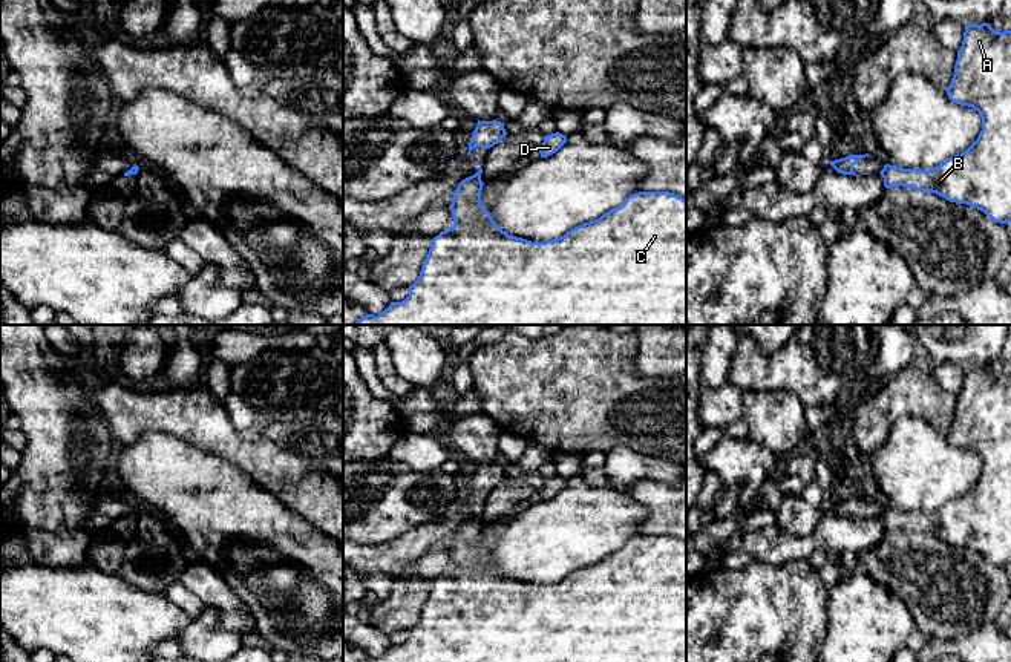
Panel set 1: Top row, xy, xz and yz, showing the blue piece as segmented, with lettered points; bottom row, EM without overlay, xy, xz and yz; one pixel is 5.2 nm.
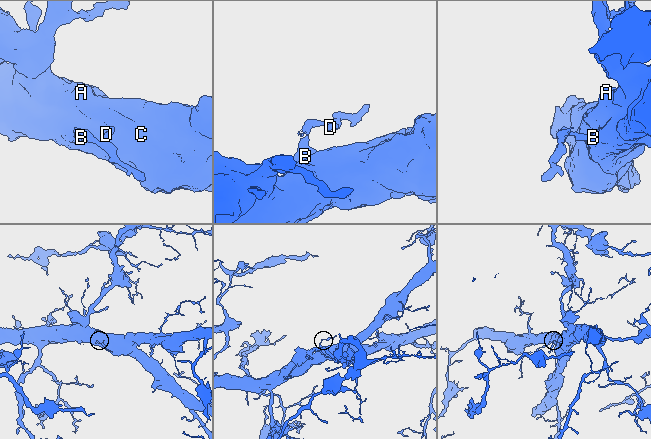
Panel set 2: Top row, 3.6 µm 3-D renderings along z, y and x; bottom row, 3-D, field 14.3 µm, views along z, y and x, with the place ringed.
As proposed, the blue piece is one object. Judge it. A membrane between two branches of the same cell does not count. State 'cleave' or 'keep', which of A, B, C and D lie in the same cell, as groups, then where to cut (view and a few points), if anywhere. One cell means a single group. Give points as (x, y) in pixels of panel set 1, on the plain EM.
cleave; groups A B C / D; cut xz (472, 518), (480, 521)

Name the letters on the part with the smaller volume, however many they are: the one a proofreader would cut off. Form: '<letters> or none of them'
D

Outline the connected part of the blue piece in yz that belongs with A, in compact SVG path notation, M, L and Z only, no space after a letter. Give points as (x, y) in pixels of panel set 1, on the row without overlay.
M990 366L967 368L954 418L945 434L953 446L980 457L977 483L960 498L930 513L885 507L881 513L884 529L931 535L950 546L971 549L994 565L1011 565L1011 374L996 375Z

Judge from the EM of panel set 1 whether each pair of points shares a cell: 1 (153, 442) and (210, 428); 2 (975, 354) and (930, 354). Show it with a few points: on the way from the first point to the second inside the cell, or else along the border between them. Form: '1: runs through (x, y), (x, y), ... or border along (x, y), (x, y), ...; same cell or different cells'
1: border along (138, 437), (147, 431), (164, 431), (209, 451); different cells
2: runs through (964, 353), (941, 353); same cell

